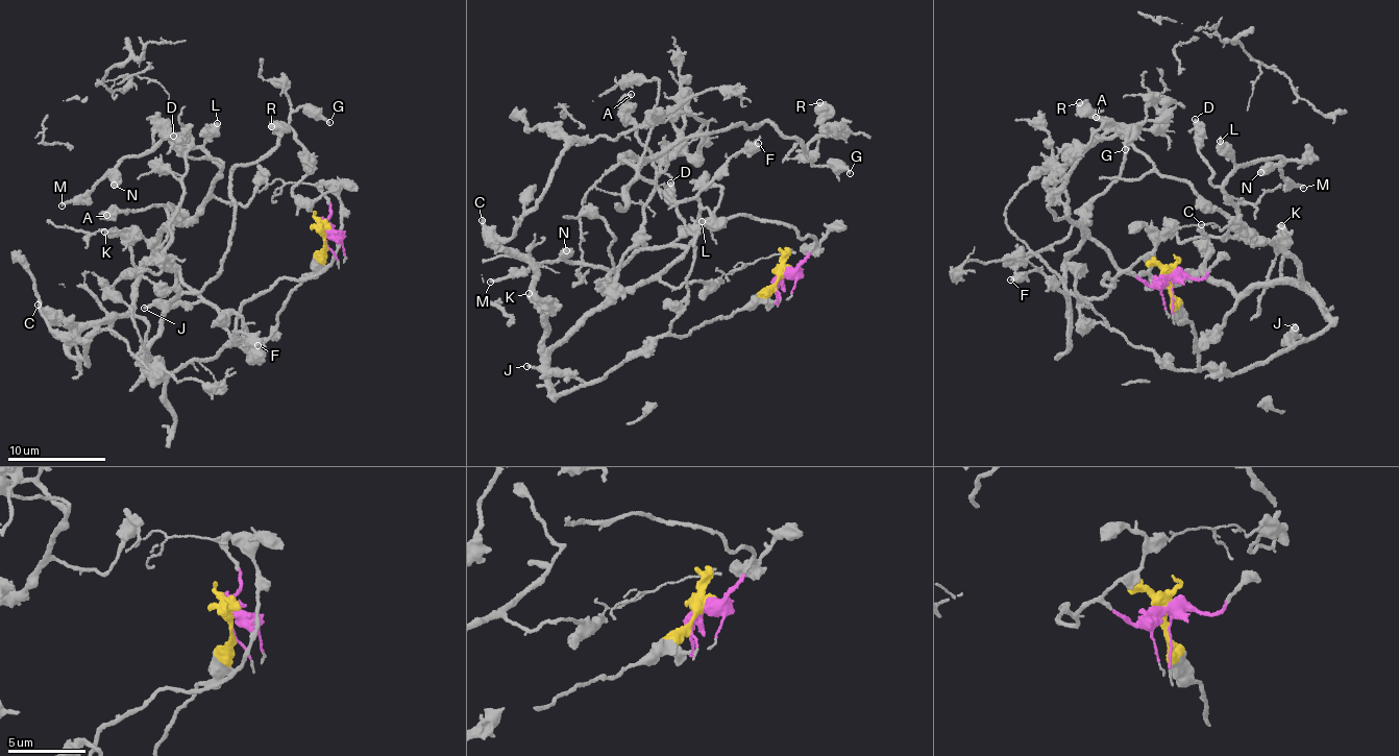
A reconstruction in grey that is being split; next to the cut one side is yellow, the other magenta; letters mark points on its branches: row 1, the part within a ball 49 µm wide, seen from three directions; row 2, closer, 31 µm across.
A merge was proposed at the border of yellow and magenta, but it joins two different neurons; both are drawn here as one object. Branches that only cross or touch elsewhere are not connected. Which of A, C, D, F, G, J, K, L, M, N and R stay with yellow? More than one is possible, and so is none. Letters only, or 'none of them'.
A, C, D, J, K, L, M, N

